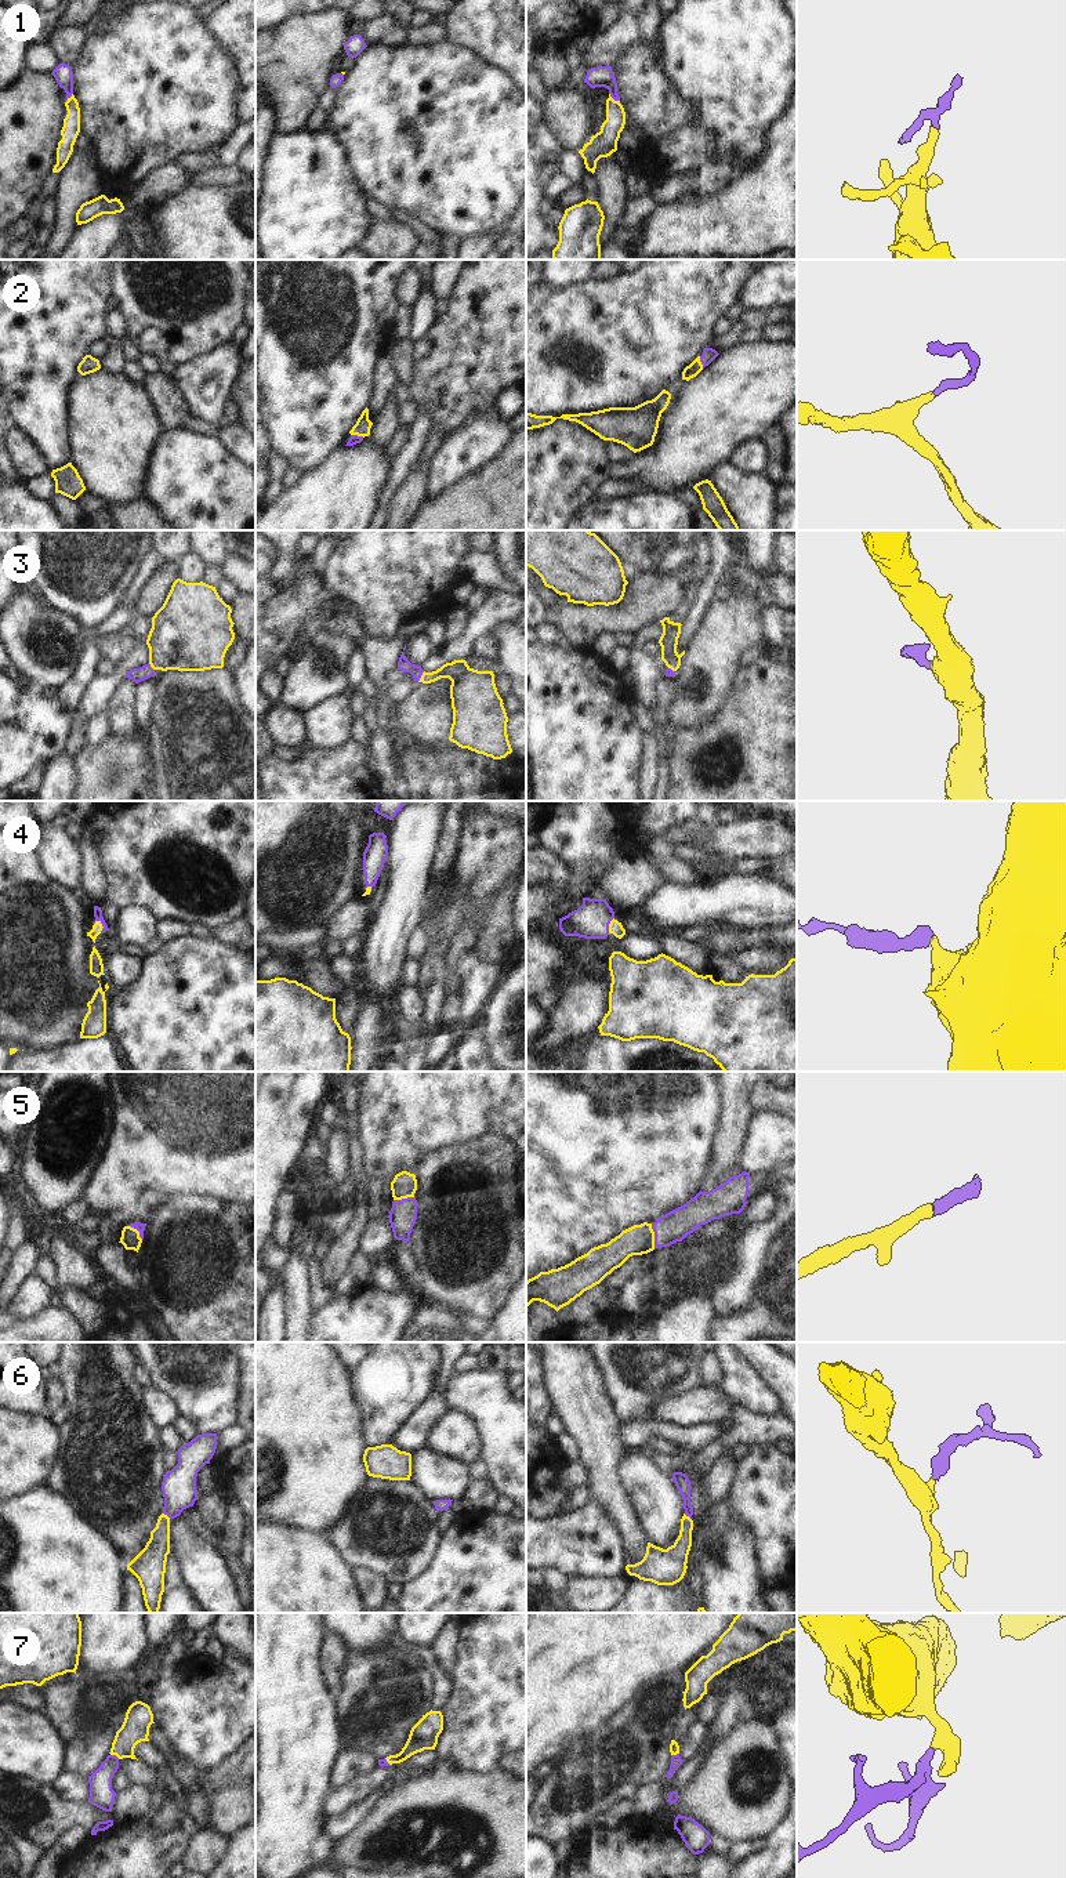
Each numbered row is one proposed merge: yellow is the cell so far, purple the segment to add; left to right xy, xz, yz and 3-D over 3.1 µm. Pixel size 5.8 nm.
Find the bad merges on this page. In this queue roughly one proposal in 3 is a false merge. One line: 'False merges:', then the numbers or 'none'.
False merges: none

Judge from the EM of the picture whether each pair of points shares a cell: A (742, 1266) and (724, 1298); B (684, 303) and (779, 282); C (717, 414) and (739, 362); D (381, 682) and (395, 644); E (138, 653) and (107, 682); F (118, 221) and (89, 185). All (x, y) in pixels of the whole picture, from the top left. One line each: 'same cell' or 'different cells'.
A: same cell
B: different cells
C: same cell
D: same cell
E: same cell
F: different cells

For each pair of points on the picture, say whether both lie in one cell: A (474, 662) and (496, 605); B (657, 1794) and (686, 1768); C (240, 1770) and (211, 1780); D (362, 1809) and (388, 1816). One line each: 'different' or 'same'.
A: different
B: same
C: same
D: different

